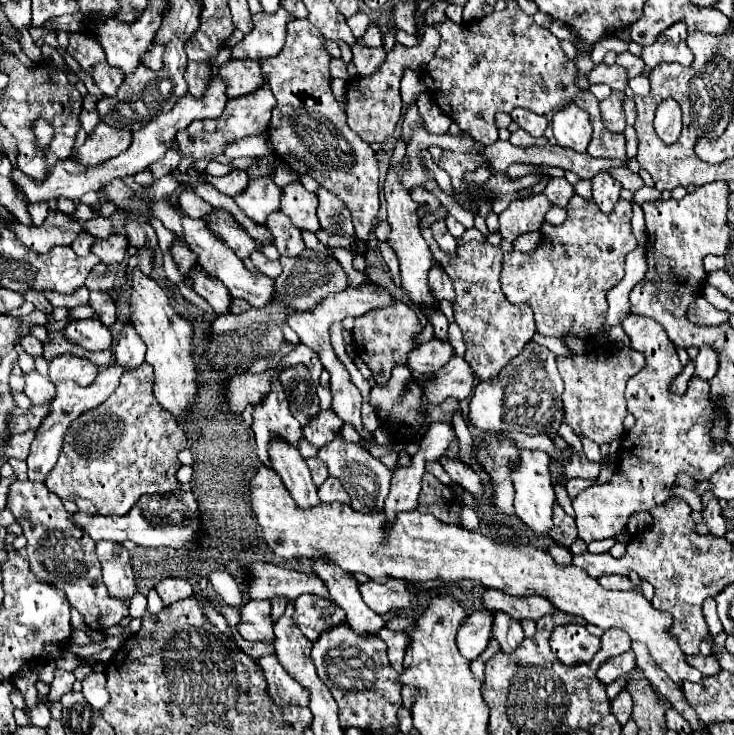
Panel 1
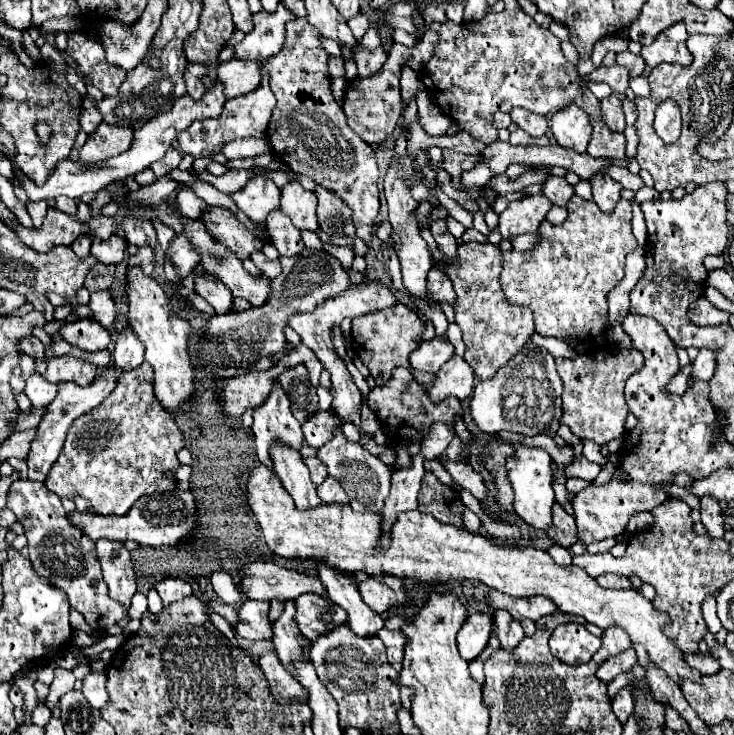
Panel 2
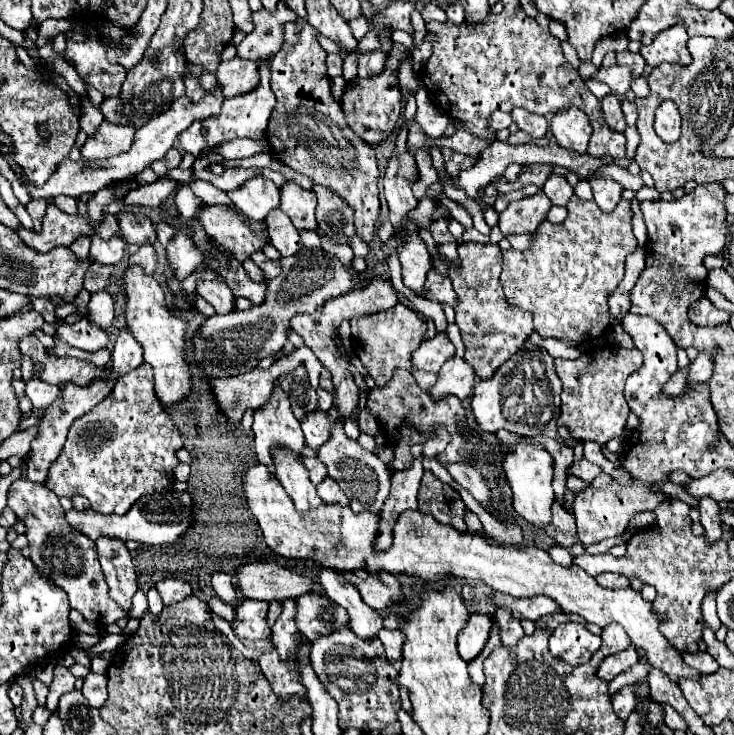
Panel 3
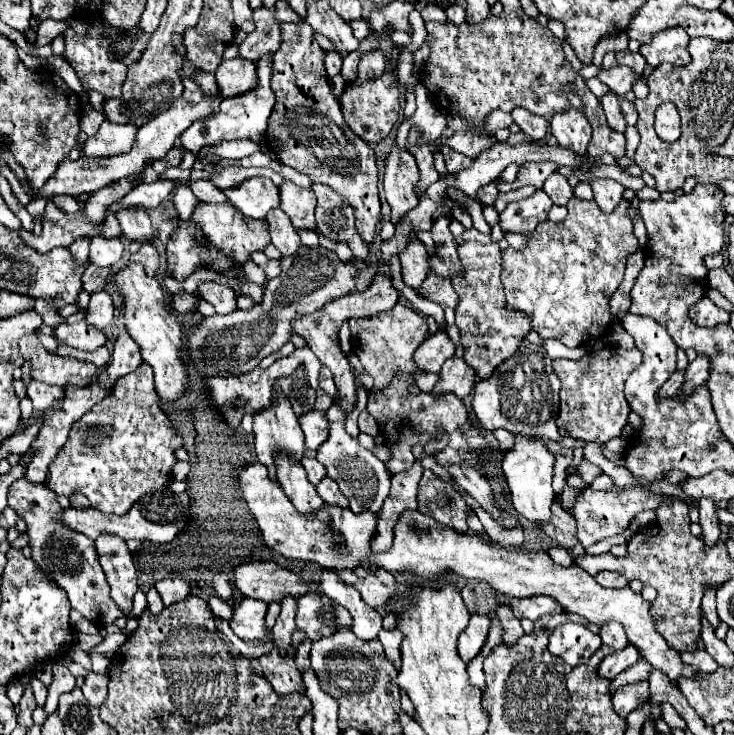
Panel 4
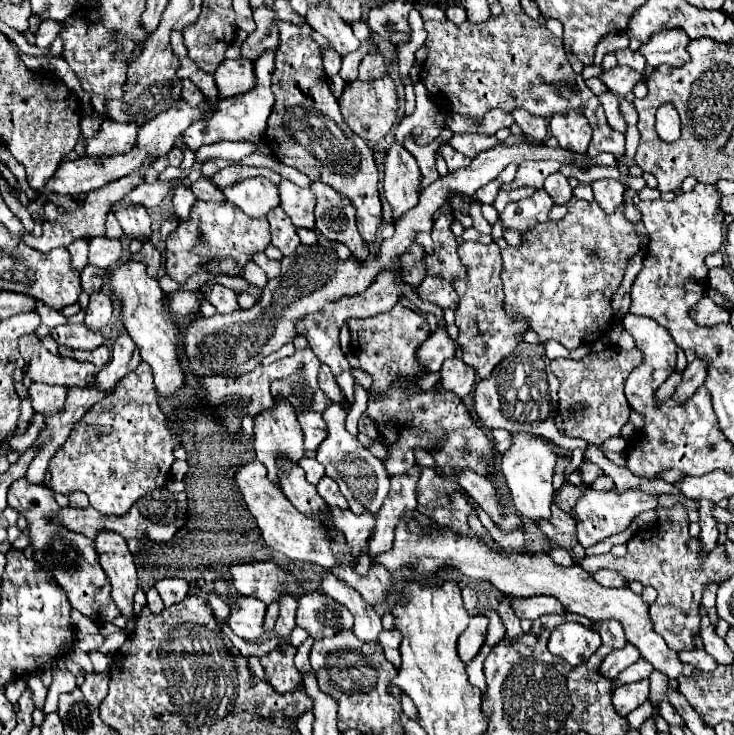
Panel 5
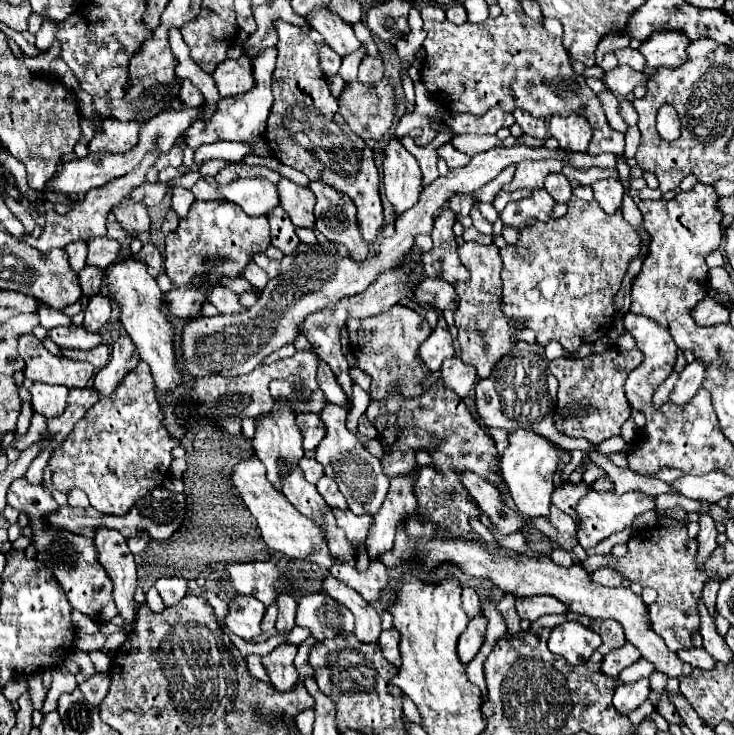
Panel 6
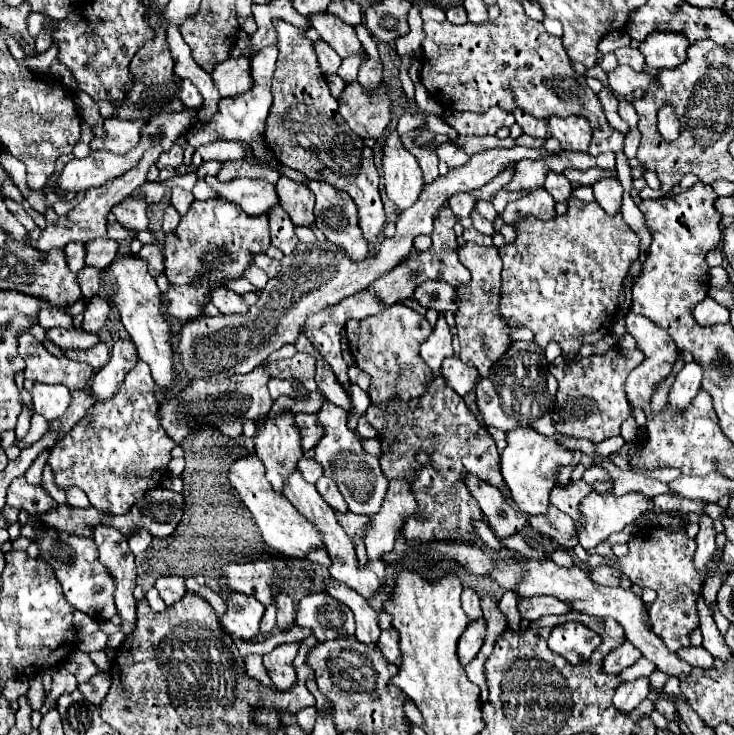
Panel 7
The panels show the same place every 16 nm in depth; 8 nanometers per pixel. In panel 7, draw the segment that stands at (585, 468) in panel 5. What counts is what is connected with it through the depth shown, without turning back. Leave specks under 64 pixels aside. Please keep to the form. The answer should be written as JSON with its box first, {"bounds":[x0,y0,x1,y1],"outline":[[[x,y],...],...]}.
{"bounds":[584,466,610,486],"outline":[[[590,466],[586,472],[584,472],[584,480],[590,484],[590,486],[594,486],[598,480],[608,480],[610,476],[608,476],[608,472],[604,470],[604,468],[600,468],[600,466]]]}

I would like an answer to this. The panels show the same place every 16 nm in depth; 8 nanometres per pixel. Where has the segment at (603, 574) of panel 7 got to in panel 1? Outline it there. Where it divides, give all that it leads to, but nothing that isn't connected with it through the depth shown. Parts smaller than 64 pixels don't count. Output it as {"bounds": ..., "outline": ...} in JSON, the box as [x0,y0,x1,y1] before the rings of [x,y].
{"bounds":[598,574,642,592],"outline":[[[610,574],[610,576],[602,576],[602,578],[598,578],[598,582],[604,584],[604,588],[608,588],[608,590],[634,590],[634,592],[642,592],[640,586],[636,586],[628,576]]]}

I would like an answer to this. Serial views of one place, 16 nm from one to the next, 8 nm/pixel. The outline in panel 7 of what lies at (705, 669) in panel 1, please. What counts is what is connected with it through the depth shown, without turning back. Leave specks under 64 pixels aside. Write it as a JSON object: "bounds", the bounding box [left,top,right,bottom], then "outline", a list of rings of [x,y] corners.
{"bounds":[676,646,714,668],"outline":[[[690,646],[690,648],[680,648],[676,652],[684,662],[692,664],[692,666],[698,666],[698,668],[712,668],[714,660],[712,656],[704,650],[704,648],[696,648],[696,646]]]}

